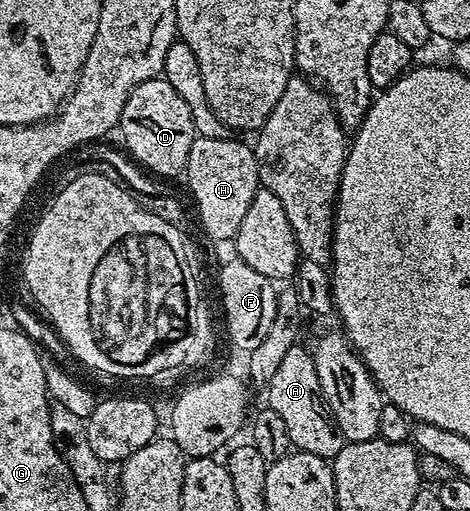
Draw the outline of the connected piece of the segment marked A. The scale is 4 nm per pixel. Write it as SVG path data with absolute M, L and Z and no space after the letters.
M297 343L286 352L278 371L266 386L266 393L267 408L273 409L286 422L293 450L325 459L336 457L338 451L342 451L346 443L344 436L336 426L336 420L333 419L332 411L328 407L328 400L324 398L312 354L305 346L303 349L303 344Z

